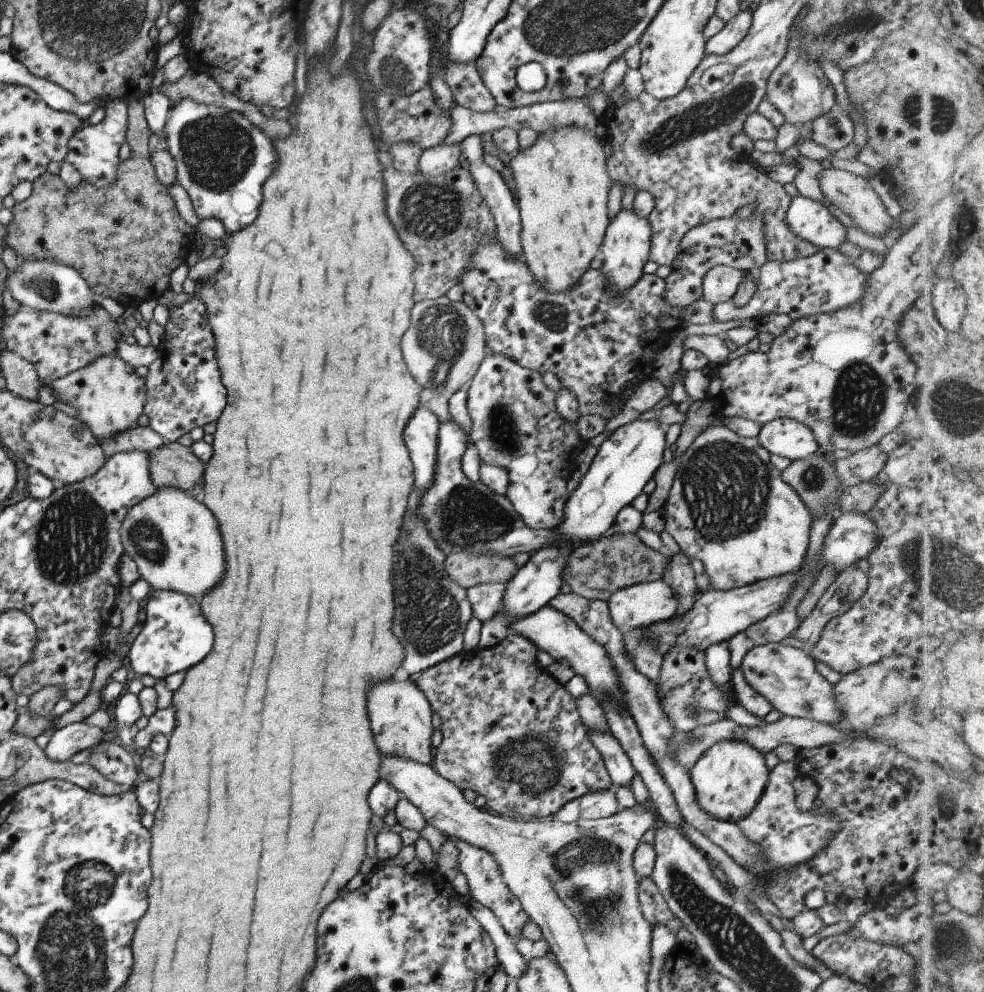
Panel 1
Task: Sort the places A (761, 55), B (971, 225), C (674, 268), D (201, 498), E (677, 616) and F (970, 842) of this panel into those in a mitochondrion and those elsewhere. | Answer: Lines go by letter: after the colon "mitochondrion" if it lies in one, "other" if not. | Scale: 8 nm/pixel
A: other
B: other
C: other
D: other
E: other
F: other

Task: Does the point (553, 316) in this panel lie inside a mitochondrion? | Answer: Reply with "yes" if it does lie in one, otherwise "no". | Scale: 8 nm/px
yes

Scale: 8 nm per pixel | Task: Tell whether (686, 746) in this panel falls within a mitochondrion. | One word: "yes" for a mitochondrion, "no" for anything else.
yes

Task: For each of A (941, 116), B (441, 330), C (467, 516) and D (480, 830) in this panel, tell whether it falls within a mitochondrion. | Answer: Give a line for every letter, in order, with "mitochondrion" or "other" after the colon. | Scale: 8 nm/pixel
A: mitochondrion
B: mitochondrion
C: mitochondrion
D: other

